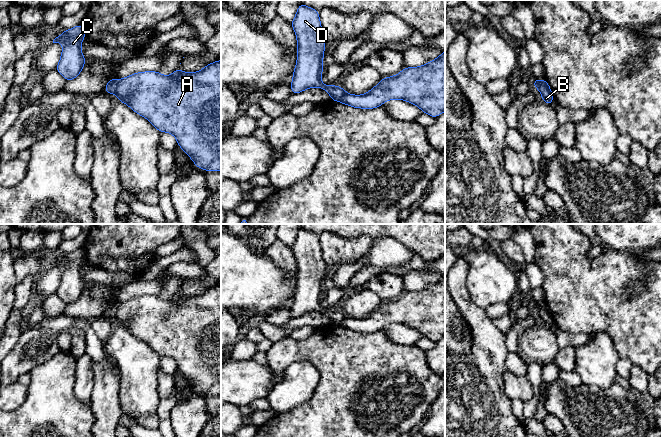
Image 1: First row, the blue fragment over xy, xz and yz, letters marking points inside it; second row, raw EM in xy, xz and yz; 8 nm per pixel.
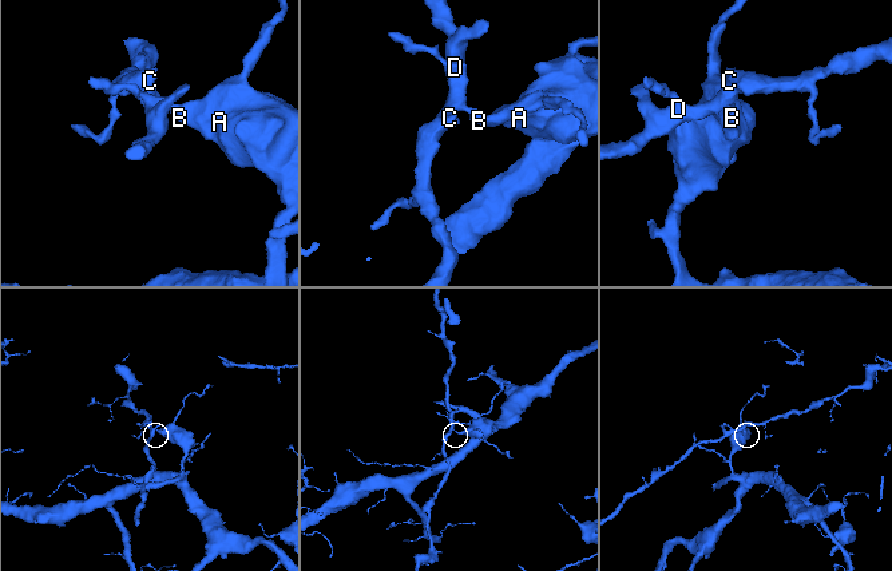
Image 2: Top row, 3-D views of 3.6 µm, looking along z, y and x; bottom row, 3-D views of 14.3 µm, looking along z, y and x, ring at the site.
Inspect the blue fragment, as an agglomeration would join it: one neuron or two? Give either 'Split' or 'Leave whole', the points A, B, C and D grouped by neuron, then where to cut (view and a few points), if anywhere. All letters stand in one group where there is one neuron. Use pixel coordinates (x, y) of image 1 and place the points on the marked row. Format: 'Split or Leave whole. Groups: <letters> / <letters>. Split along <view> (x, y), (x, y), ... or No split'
Split. Groups: A B / C D. Split along xy (118, 80), (114, 91)

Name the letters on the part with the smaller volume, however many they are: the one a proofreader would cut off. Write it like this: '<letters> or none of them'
C, D

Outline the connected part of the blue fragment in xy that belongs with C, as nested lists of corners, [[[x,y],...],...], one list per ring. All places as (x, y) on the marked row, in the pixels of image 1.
[[[80,24],[64,32],[53,40],[62,43],[63,50],[60,61],[55,68],[65,79],[75,79],[82,71],[86,59],[81,51],[81,42],[85,39],[84,25]]]

